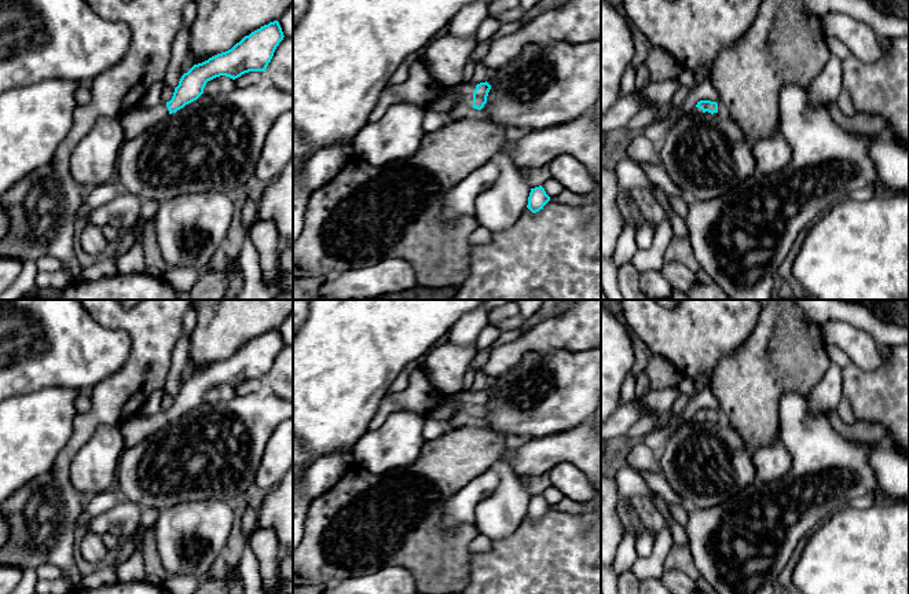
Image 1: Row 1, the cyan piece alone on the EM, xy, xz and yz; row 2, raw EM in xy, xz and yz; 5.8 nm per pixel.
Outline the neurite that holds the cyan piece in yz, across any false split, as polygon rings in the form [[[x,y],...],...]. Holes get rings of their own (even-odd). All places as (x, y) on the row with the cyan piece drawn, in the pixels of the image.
[[[700,100],[697,102],[693,114],[696,117],[703,116],[705,113],[718,113],[718,103],[716,102],[711,102],[711,100]]]

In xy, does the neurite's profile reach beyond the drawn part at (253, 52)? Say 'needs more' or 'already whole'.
needs more

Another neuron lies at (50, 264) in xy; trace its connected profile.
[[[52,256],[40,257],[37,261],[39,271],[55,272],[62,270],[62,263]]]

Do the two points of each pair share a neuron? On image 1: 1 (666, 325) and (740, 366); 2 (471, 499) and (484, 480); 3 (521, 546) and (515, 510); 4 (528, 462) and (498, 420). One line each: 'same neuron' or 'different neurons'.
1: different neurons
2: same neuron
3: different neurons
4: different neurons

